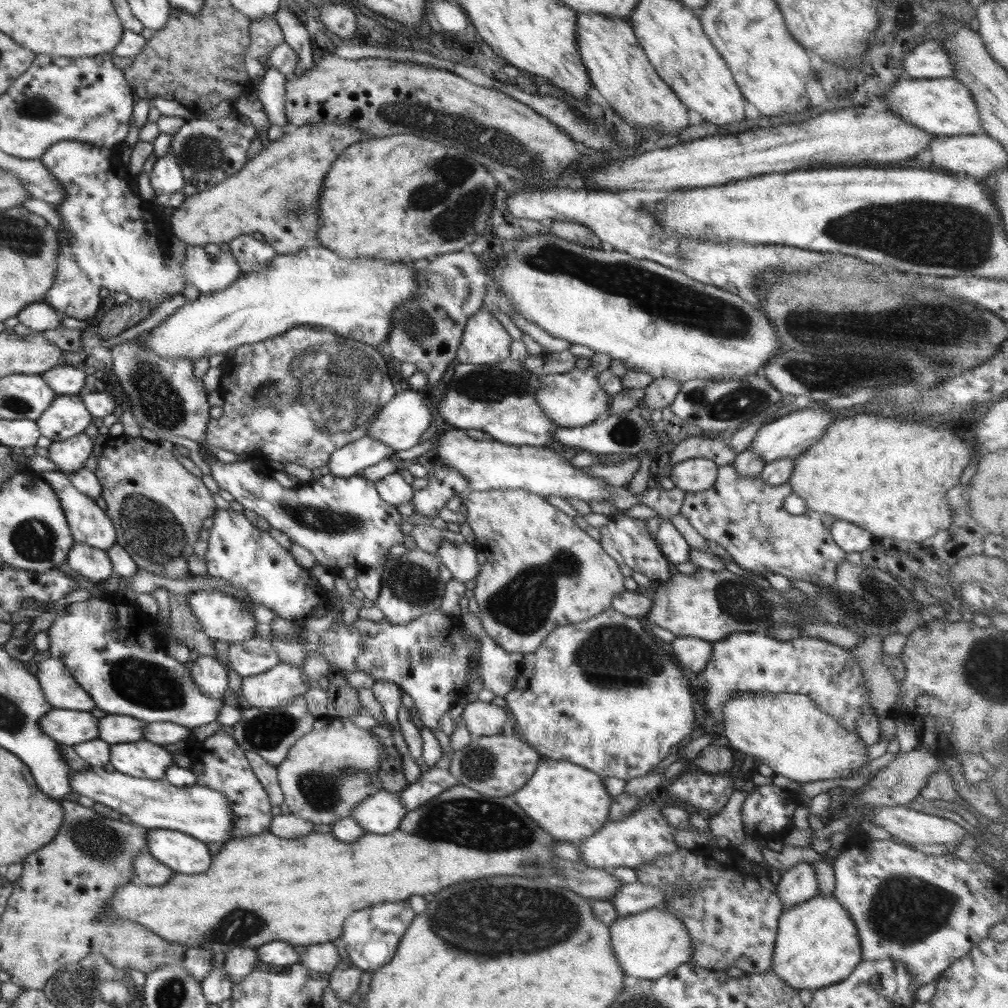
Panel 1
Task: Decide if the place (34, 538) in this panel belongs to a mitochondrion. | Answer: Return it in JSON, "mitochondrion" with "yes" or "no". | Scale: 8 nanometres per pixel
{"mitochondrion":"yes"}

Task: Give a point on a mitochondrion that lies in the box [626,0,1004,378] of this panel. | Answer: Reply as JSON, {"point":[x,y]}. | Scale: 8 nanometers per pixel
{"point":[911,232]}

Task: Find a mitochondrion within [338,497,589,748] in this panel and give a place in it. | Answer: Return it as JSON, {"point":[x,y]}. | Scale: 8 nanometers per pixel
{"point":[524,603]}

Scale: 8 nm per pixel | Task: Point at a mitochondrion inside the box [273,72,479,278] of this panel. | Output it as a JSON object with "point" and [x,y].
{"point":[292,209]}

